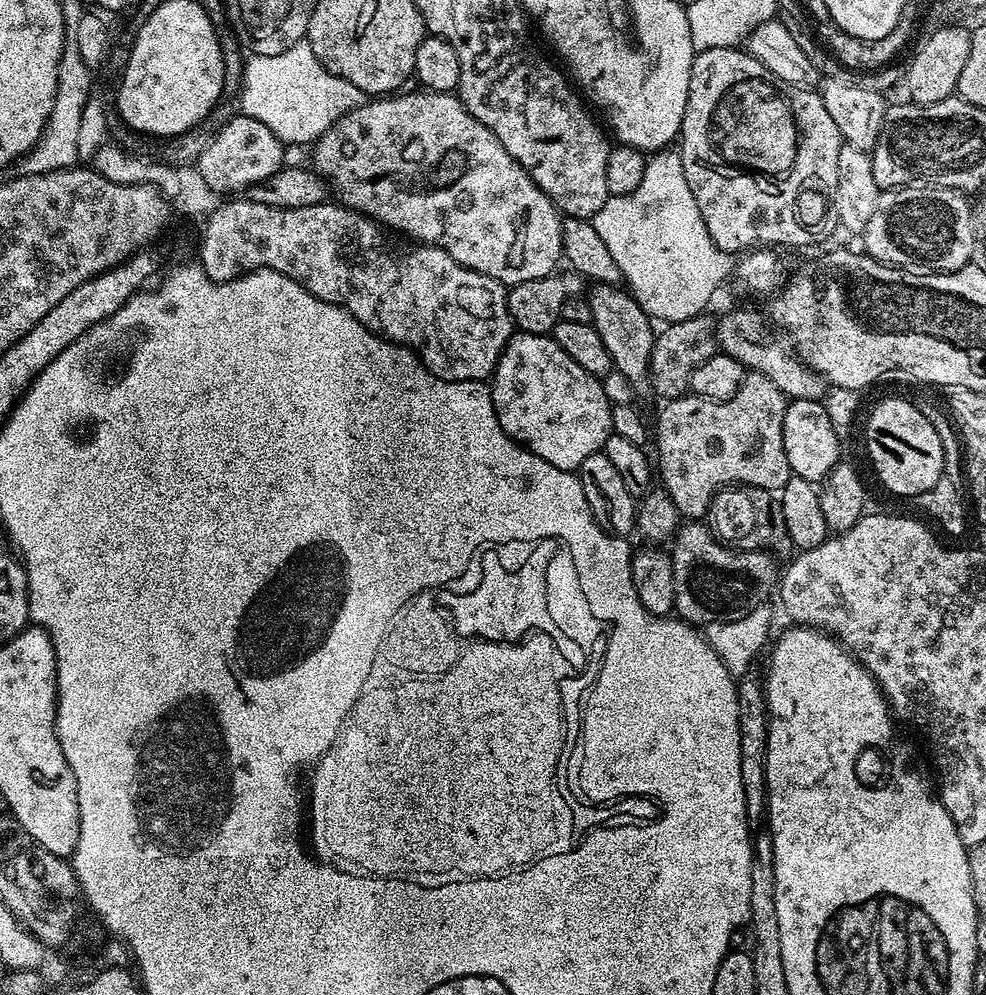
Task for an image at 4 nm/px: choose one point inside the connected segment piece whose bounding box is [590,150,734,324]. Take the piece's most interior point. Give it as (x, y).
(655, 234)

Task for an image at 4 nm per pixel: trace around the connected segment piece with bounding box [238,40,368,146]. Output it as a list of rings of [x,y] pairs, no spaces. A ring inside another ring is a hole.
[[[306,40],[276,55],[251,55],[240,83],[241,113],[266,124],[279,140],[291,144],[313,143],[341,117],[367,103],[367,95],[352,82],[330,74]]]

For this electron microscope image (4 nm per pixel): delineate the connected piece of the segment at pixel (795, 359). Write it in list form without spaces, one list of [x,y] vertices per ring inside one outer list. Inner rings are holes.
[[[728,312],[721,320],[717,319],[714,324],[716,333],[716,343],[719,351],[725,356],[734,358],[748,372],[757,372],[766,378],[770,378],[770,382],[774,382],[774,386],[778,386],[778,390],[782,390],[785,397],[789,401],[793,400],[820,400],[823,397],[825,381],[817,372],[812,371],[799,356],[788,352],[780,344],[763,344],[760,340],[751,340],[750,337],[744,336],[744,332],[740,329],[740,323],[744,320],[744,316],[740,312]]]

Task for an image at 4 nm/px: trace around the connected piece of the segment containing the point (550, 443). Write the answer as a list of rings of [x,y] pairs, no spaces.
[[[517,331],[508,339],[490,377],[490,402],[496,411],[497,425],[506,436],[533,452],[537,460],[545,460],[552,468],[567,472],[579,469],[585,458],[601,451],[612,432],[612,404],[604,393],[603,383],[582,370],[548,334],[539,336]]]

